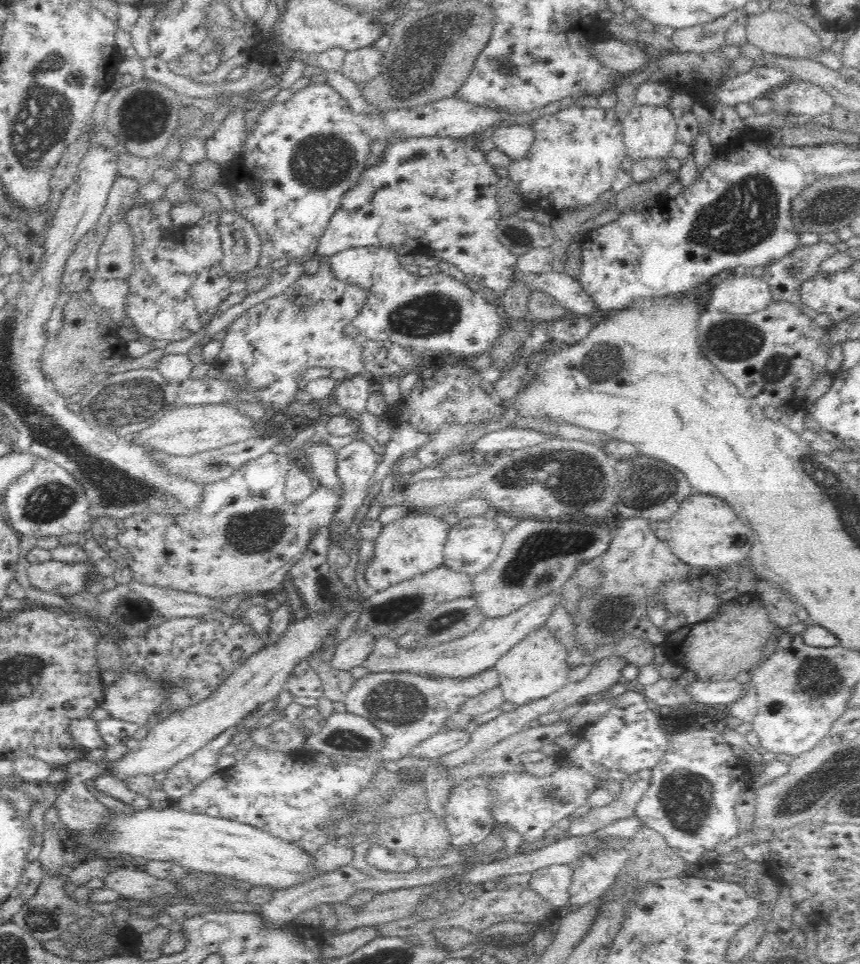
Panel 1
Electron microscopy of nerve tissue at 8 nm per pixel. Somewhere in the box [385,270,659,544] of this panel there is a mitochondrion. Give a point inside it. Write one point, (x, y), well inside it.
(579, 478)

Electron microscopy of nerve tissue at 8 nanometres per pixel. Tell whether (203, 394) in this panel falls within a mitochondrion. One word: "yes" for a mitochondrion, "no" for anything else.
no

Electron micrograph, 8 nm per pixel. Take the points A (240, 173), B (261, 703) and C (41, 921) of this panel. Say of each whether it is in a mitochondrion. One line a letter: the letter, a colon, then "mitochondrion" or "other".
A: other
B: other
C: mitochondrion

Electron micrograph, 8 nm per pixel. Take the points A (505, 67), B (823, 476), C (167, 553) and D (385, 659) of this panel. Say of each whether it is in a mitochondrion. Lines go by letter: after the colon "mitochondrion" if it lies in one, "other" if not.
A: mitochondrion
B: mitochondrion
C: other
D: mitochondrion

